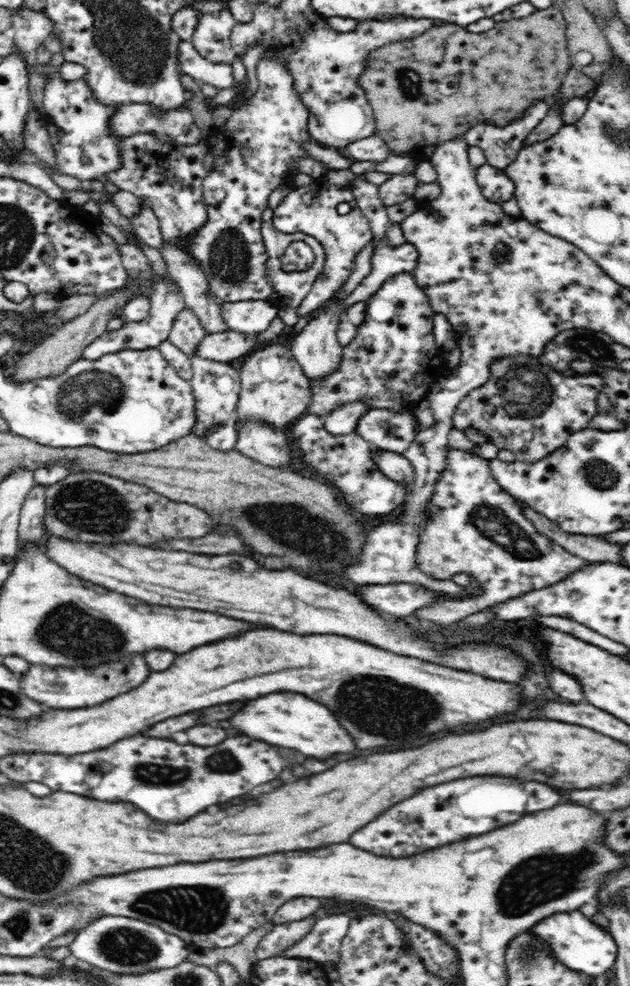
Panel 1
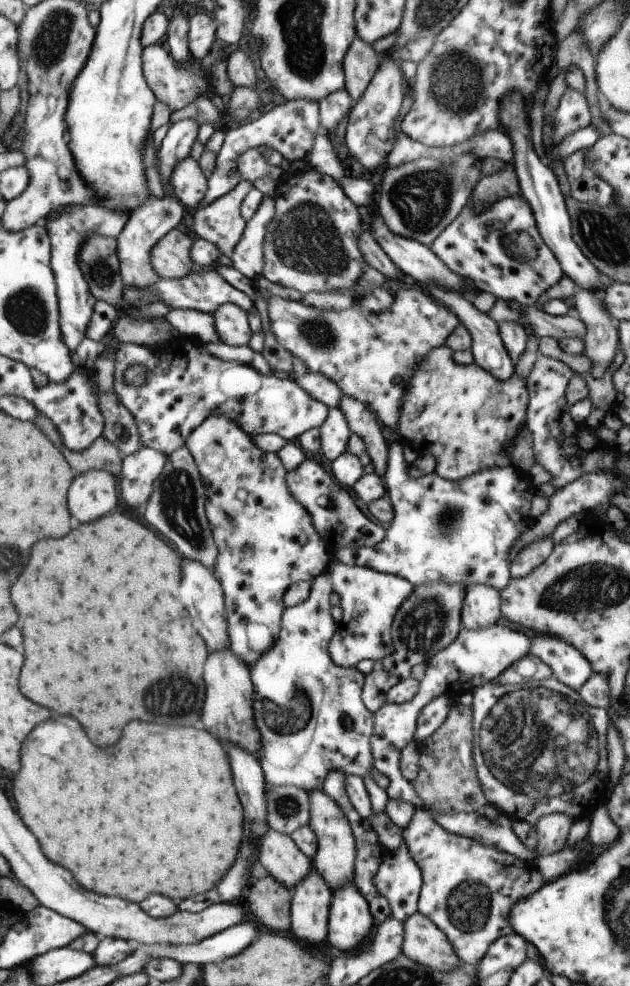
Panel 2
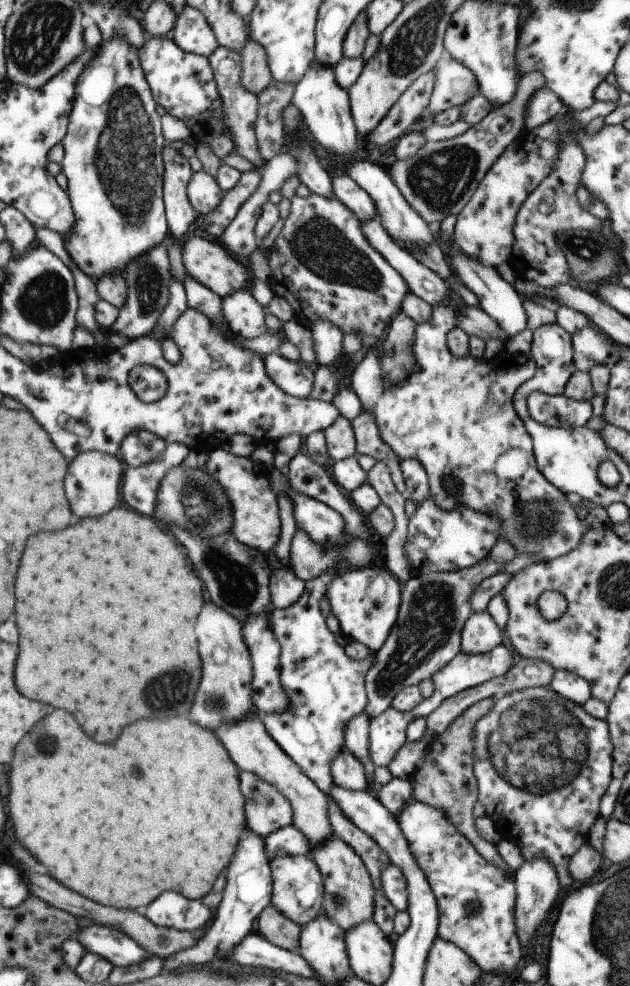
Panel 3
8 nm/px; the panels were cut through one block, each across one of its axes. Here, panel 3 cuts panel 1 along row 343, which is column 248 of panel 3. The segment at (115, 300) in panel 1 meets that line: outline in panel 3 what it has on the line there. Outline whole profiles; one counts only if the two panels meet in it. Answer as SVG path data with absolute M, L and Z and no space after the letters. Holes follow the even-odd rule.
M249 38L249 42L241 48L241 85L247 92L258 94L272 82L267 66L265 50L257 42Z

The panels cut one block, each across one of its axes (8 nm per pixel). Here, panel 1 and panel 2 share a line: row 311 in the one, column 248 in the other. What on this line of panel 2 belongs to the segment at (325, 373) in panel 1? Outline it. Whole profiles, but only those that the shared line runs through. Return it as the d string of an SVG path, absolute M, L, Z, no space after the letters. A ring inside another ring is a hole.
M224 304L213 311L212 316L215 334L224 345L241 347L251 342L252 332L243 308L235 304Z

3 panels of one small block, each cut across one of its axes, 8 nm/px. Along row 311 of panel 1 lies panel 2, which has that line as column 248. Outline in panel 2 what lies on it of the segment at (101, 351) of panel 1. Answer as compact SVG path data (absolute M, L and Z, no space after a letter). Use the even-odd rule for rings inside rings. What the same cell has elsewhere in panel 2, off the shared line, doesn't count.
M249 148L237 159L237 172L242 180L253 182L256 178L268 177L279 181L283 178L283 170L277 166L271 166L265 158L265 152L260 148Z

